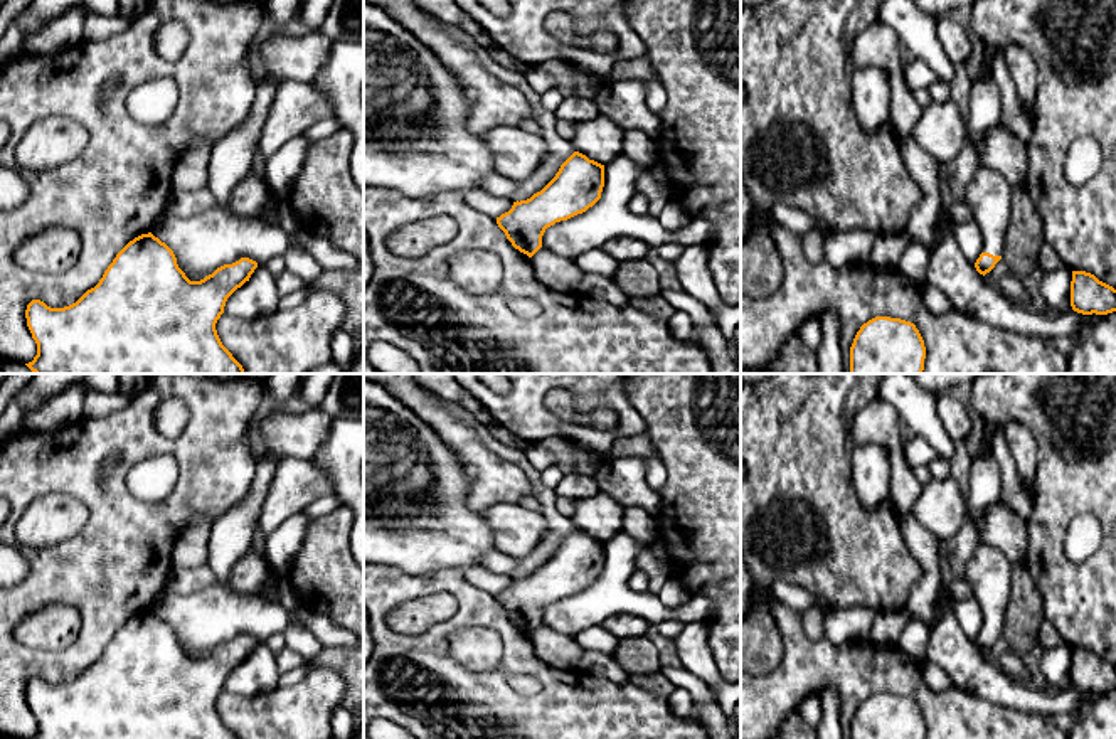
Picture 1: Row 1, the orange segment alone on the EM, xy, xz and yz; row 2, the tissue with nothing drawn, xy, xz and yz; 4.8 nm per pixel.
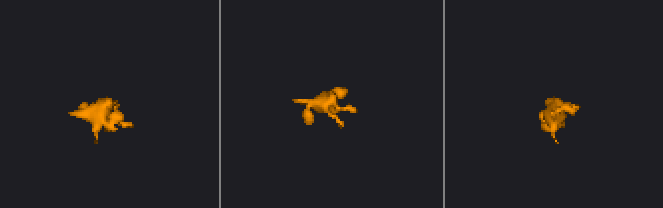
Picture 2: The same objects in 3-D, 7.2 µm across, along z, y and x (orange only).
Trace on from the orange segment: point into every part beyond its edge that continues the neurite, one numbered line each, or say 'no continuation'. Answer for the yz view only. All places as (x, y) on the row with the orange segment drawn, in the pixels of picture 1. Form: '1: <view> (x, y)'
1: yz (988, 194)

